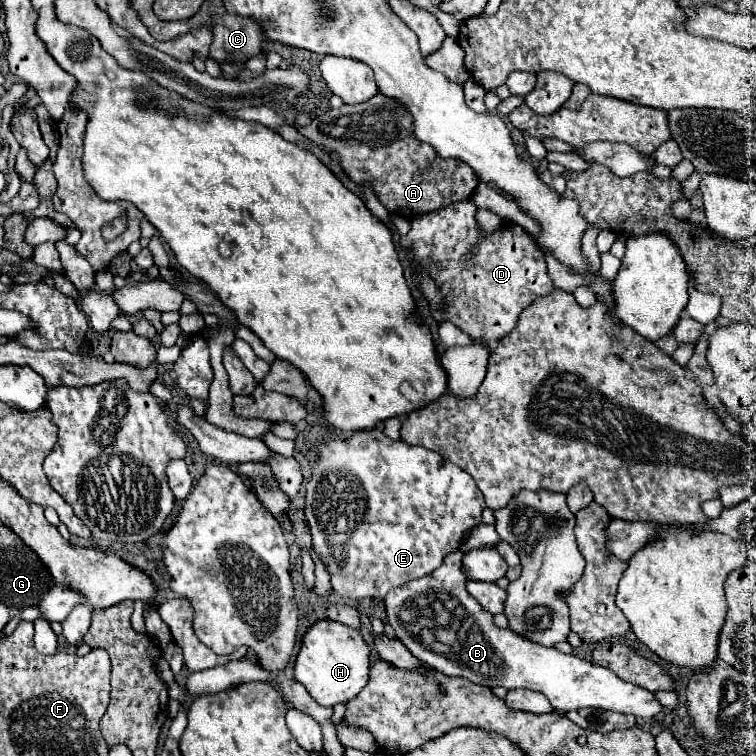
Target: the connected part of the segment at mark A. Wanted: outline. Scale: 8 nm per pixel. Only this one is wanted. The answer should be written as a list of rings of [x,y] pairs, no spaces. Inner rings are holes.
[[[377,94],[363,104],[327,110],[309,126],[299,128],[299,132],[317,144],[335,150],[341,156],[343,172],[355,184],[369,182],[381,204],[391,214],[399,214],[405,220],[467,200],[479,184],[479,178],[469,164],[457,158],[443,160],[431,144],[415,138],[411,112],[403,108],[399,100],[383,94]]]

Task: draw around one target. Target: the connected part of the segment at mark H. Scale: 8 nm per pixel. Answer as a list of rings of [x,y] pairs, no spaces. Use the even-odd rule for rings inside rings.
[[[317,620],[303,636],[295,660],[295,680],[307,688],[311,698],[321,706],[335,706],[355,698],[369,678],[369,644],[357,628],[343,626],[335,620]]]

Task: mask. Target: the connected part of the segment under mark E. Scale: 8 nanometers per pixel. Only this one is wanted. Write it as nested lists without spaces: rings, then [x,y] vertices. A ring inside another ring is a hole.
[[[363,430],[363,432],[355,432],[349,440],[333,440],[327,444],[321,444],[317,450],[317,464],[311,472],[311,478],[305,486],[307,498],[305,498],[305,516],[311,524],[311,536],[313,536],[313,548],[317,550],[317,554],[321,556],[321,560],[325,562],[327,570],[331,572],[331,586],[335,592],[339,592],[345,598],[351,600],[361,600],[361,598],[375,598],[375,596],[385,596],[391,588],[403,586],[409,580],[421,578],[425,574],[431,574],[435,568],[439,568],[443,564],[443,558],[457,550],[465,538],[465,534],[481,524],[481,512],[485,510],[485,500],[483,494],[479,492],[479,488],[475,486],[473,478],[457,468],[455,464],[447,462],[445,458],[441,458],[437,452],[433,450],[423,450],[421,446],[409,446],[401,440],[391,440],[387,438],[381,430]]]

